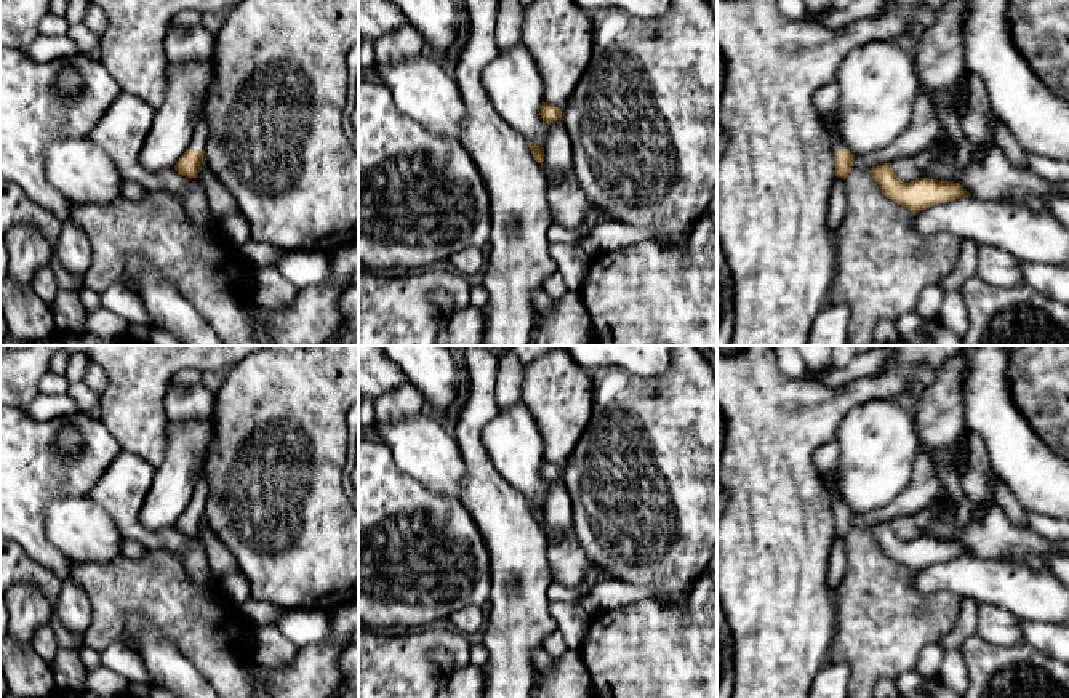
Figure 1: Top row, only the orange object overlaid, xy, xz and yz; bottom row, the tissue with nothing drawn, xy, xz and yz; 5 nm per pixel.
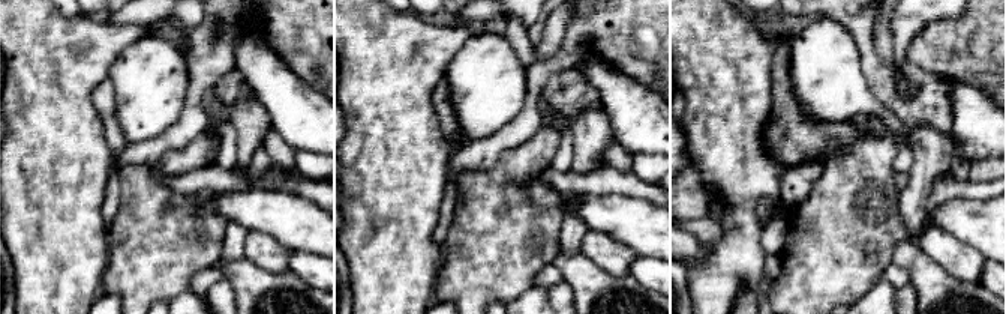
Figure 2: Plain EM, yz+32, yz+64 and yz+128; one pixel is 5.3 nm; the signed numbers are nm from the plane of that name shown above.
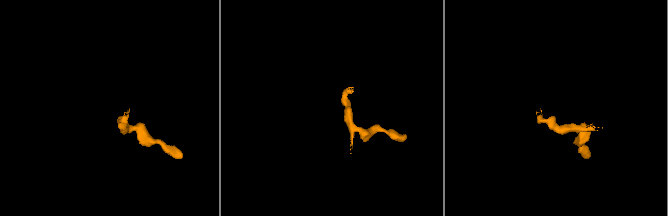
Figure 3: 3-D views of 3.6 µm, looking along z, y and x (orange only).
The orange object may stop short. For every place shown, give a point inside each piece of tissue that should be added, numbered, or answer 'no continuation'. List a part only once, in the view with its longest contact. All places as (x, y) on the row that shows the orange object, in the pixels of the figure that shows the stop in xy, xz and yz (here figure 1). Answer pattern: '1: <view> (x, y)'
1: xy (200, 135)

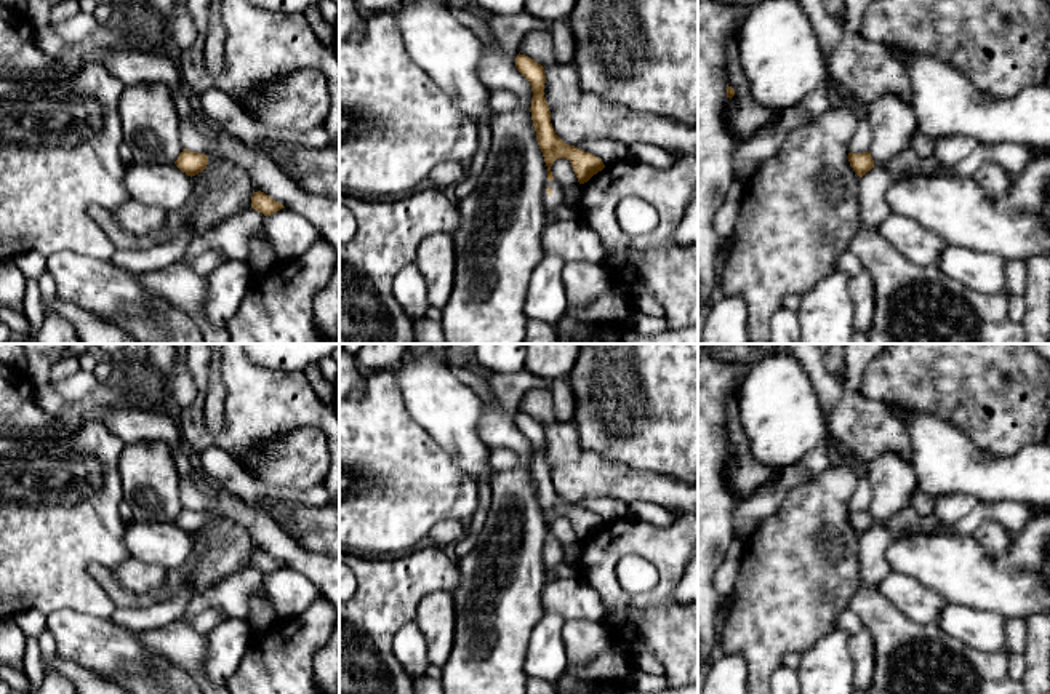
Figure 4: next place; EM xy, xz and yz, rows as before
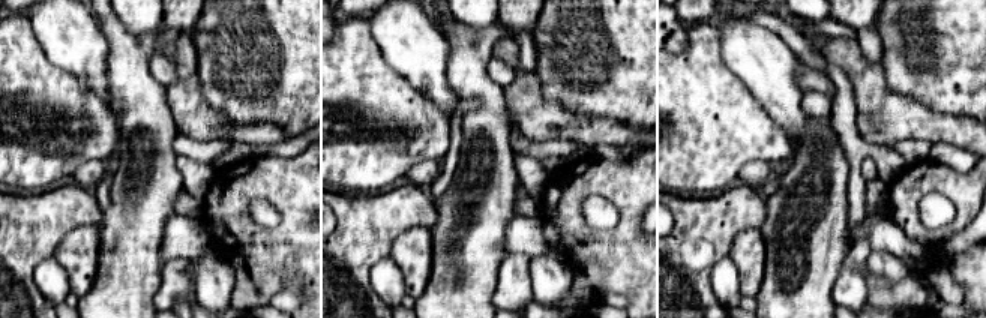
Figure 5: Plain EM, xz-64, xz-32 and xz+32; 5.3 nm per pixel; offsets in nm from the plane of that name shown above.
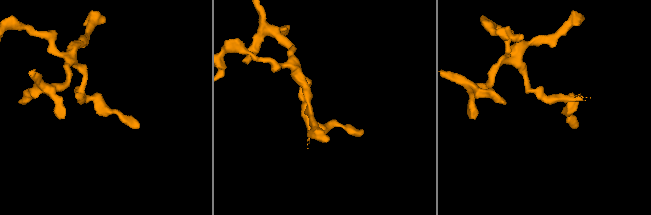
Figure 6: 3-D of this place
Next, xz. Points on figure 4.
1: xz (556, 199)

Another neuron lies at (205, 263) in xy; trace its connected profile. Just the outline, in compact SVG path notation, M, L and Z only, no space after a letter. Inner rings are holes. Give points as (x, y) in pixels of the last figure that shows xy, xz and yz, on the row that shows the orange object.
M210 249L187 261L187 265L198 275L206 277L214 269L218 269L222 262L224 262L222 254Z

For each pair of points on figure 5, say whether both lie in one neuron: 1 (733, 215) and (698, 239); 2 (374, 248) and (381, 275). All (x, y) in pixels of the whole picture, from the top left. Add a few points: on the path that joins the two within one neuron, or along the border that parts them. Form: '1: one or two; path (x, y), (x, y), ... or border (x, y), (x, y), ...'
1: one; path (724, 216), (707, 230)
2: two; border (389, 255), (369, 273), (369, 284), (378, 296)

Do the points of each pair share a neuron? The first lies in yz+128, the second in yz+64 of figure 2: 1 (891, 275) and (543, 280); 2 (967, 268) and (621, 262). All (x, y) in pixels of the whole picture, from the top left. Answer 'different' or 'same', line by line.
1: same
2: same

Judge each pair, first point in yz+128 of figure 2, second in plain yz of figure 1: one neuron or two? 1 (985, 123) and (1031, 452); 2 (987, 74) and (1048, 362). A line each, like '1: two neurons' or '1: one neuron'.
1: one neuron
2: one neuron

